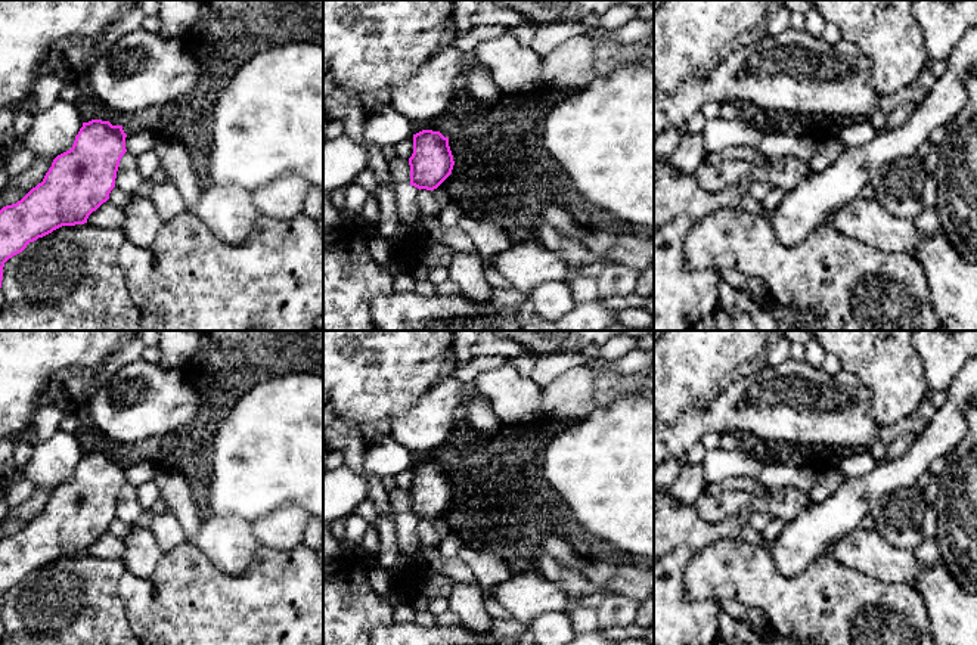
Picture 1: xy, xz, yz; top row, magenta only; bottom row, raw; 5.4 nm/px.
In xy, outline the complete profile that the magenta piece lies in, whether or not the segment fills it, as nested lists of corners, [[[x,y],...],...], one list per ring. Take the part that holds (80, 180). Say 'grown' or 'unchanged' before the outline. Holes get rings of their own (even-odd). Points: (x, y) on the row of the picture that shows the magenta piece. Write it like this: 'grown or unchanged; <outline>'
unchanged; [[[92,120],[83,123],[69,151],[58,155],[41,183],[21,201],[0,210],[0,288],[4,263],[22,252],[30,242],[62,226],[87,223],[89,215],[109,199],[115,187],[117,171],[125,149],[127,134],[122,125]]]

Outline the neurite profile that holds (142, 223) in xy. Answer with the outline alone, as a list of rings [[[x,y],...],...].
[[[148,196],[130,199],[121,211],[124,214],[121,230],[128,241],[140,246],[149,246],[165,224]]]

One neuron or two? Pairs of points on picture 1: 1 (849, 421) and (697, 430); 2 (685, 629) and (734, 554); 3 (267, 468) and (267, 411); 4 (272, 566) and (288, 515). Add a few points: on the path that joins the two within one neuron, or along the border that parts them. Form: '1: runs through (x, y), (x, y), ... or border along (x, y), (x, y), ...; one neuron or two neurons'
1: runs through (810, 418), (735, 418); one neuron
2: border along (684, 571), (686, 598), (713, 598), (717, 602); two neurons
3: runs through (267, 453), (267, 425); one neuron
4: border along (301, 543), (291, 549), (261, 546); two neurons

